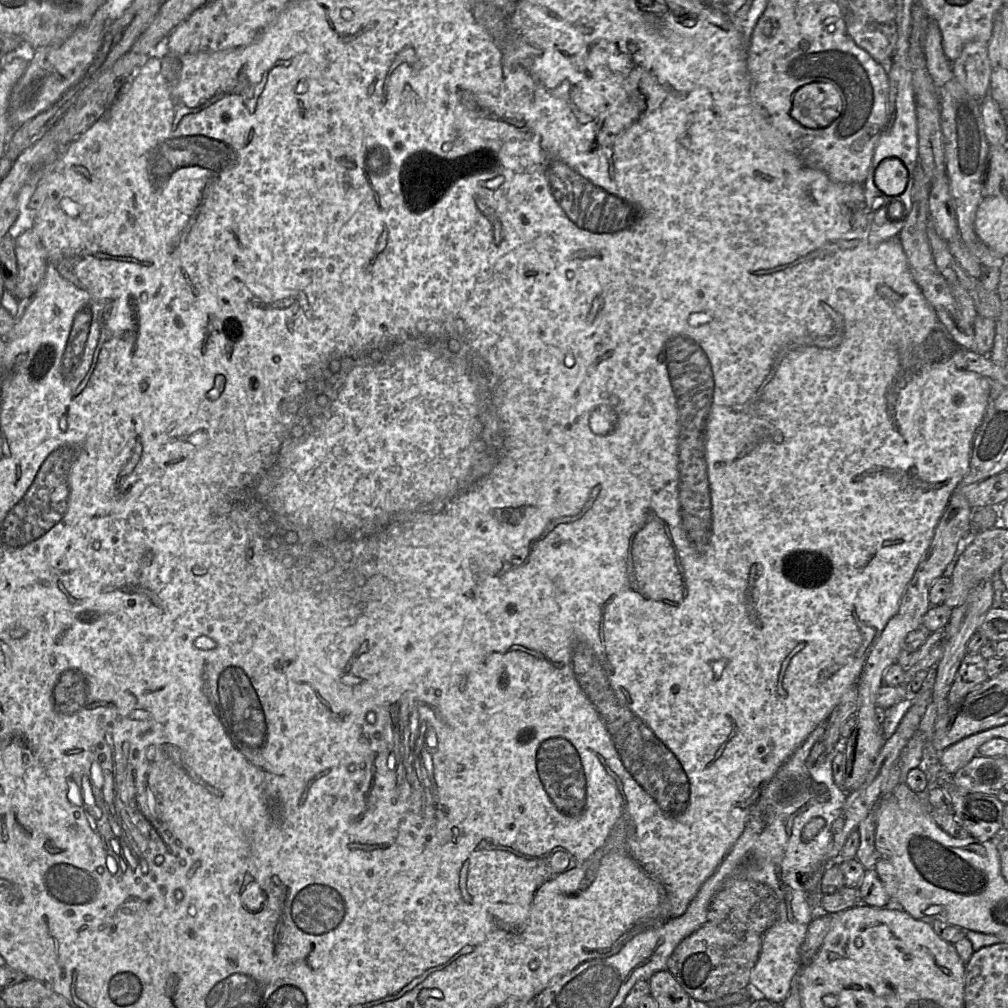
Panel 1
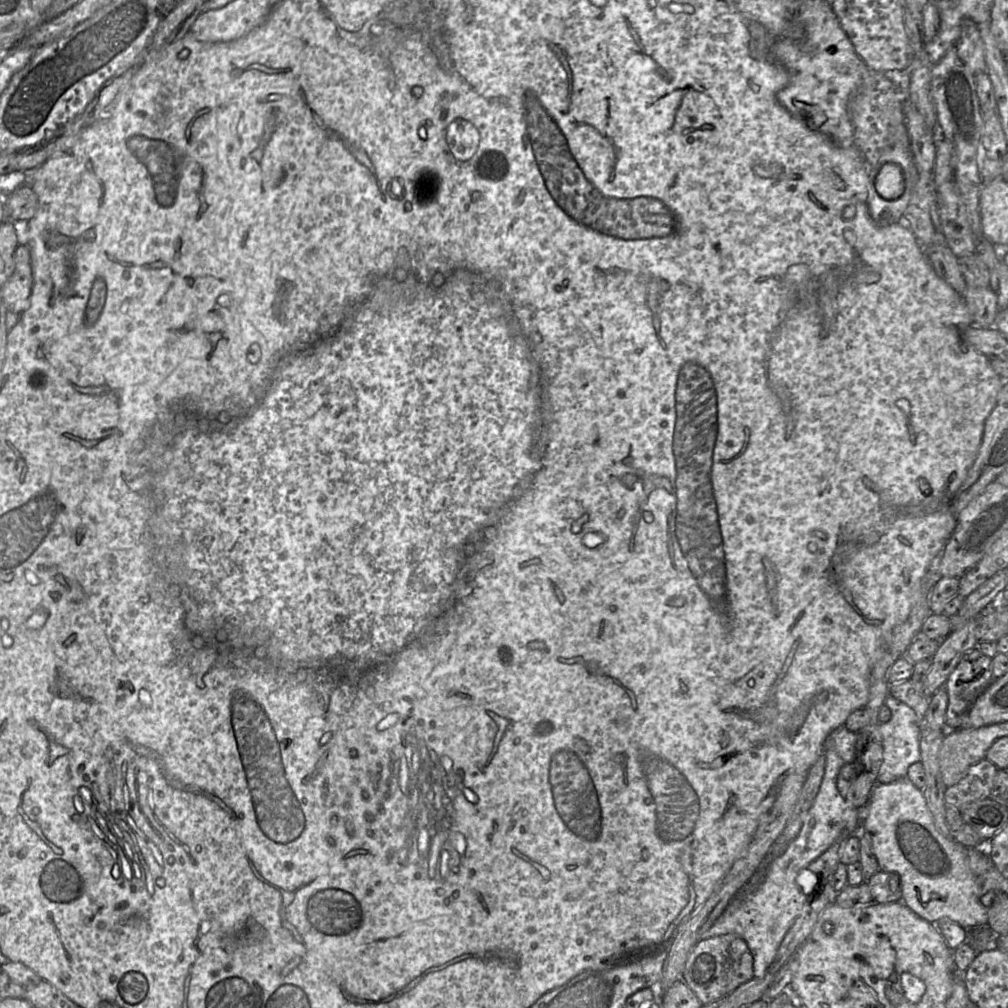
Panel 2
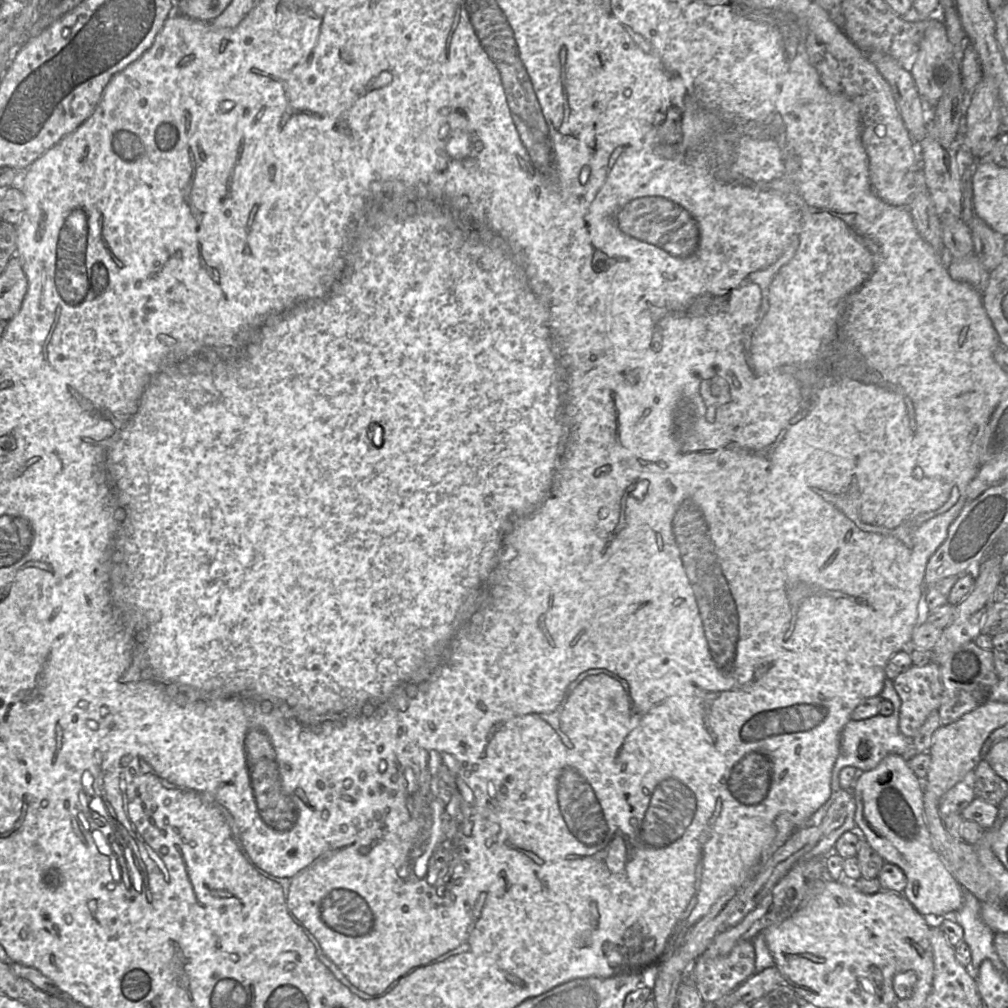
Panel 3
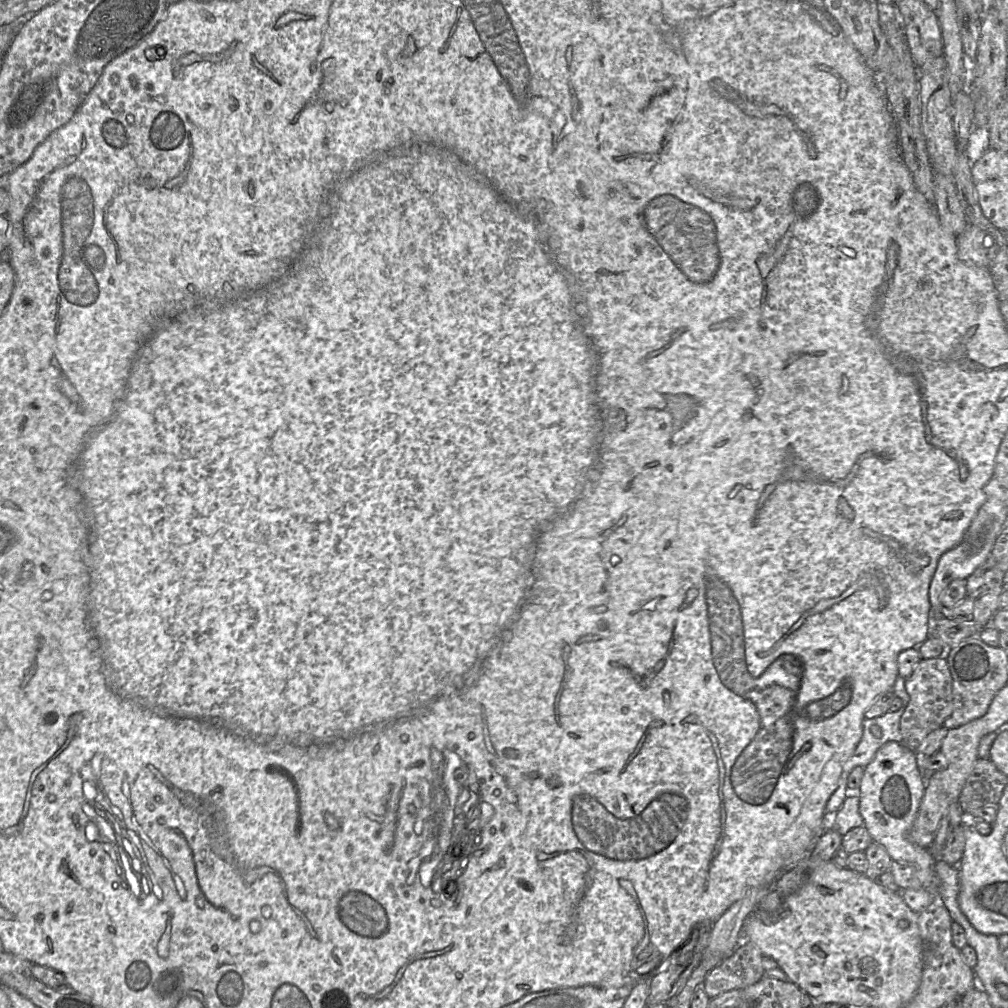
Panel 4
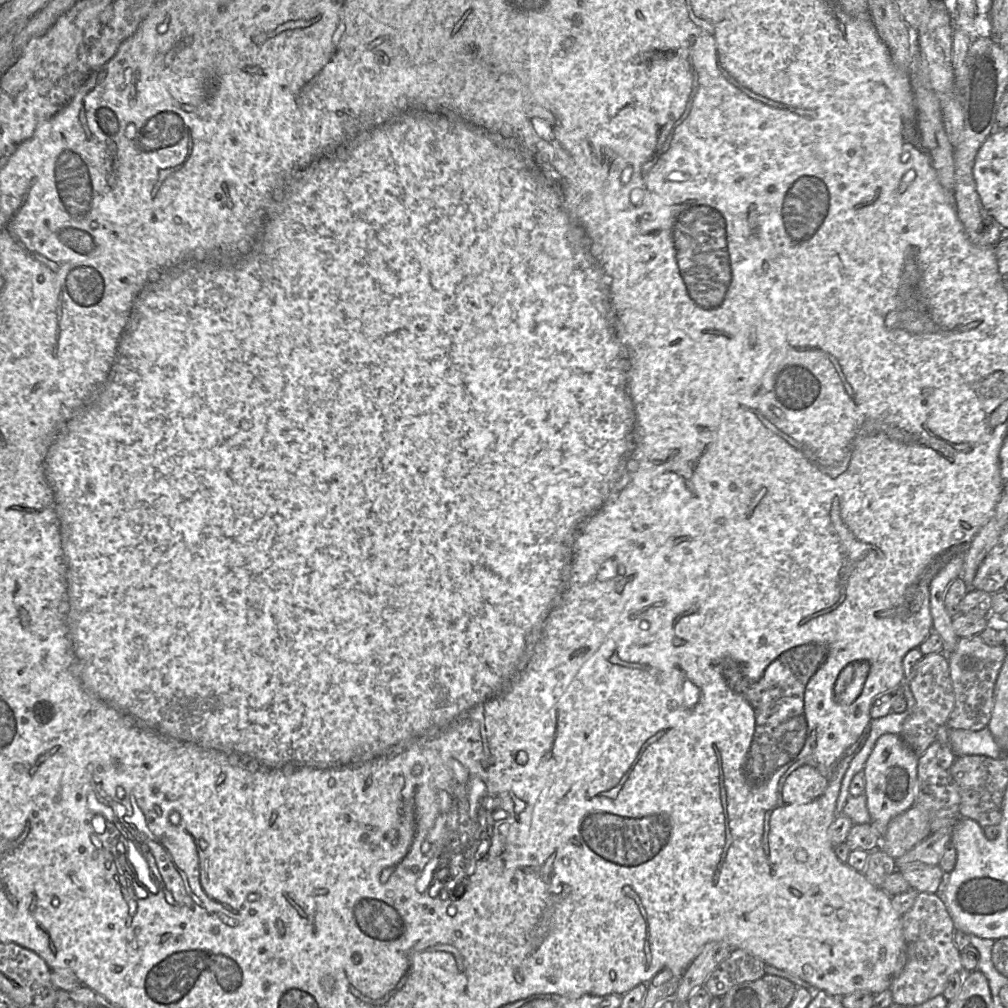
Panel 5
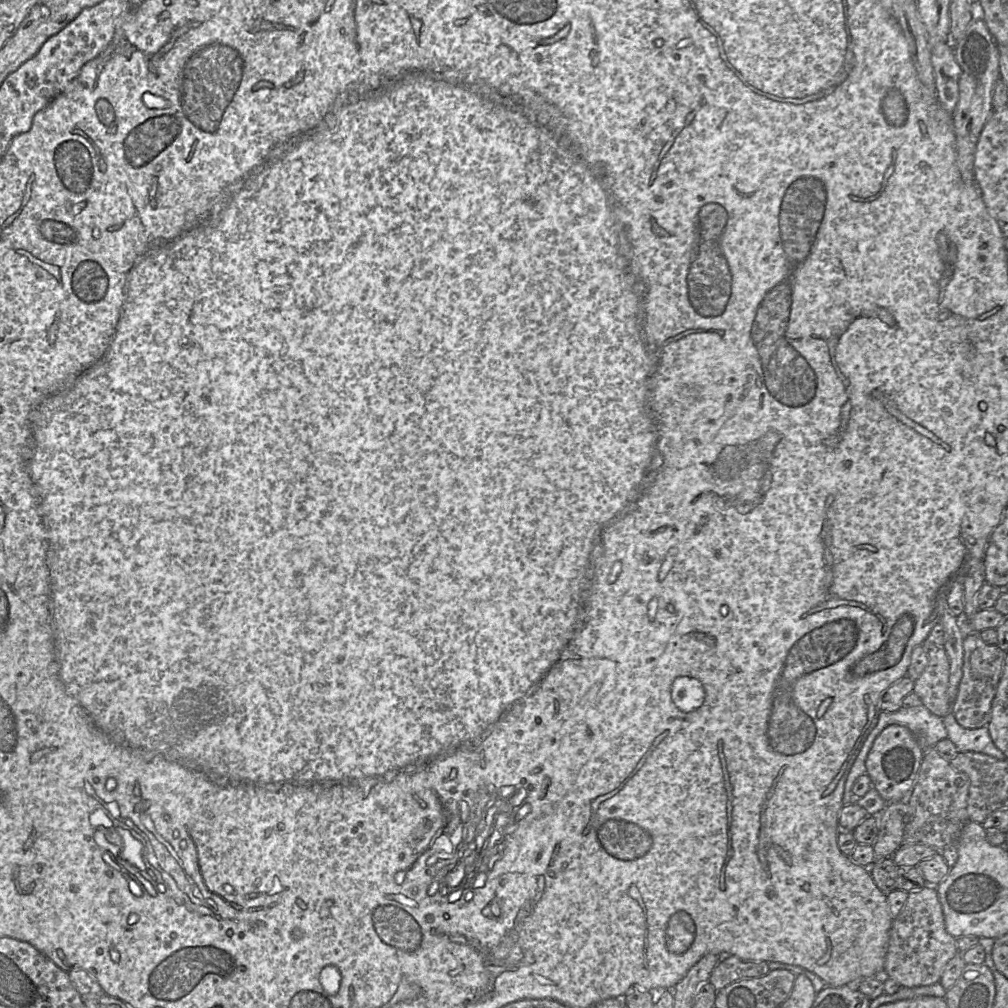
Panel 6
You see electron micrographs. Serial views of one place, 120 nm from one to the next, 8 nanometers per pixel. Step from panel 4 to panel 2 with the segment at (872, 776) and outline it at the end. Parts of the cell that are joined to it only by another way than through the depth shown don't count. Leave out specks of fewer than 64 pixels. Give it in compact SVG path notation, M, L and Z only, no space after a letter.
M908 777L891 783L876 783L862 811L861 831L870 835L879 870L899 876L901 901L907 907L924 920L934 924L939 920L951 920L965 929L988 927L987 908L981 903L980 888L968 866L968 847L944 837L936 829L923 791L918 789Z

